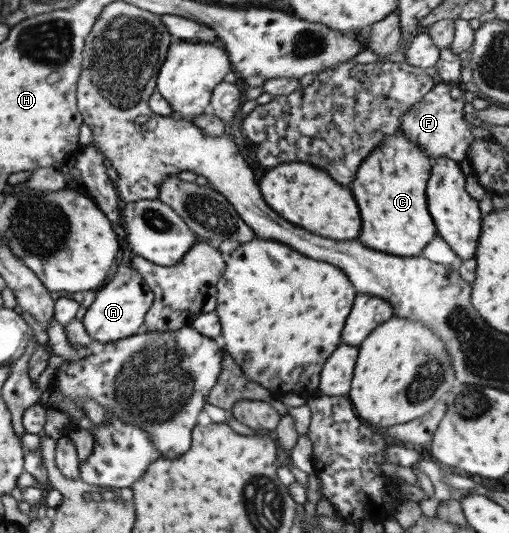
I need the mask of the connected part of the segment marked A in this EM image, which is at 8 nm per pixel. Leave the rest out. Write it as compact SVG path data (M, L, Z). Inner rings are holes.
M125 243L121 249L127 255L117 264L113 277L107 279L97 289L94 300L86 308L80 321L83 324L85 333L89 338L93 339L95 346L102 346L140 333L143 329L143 317L154 298L152 291L145 285L142 277L129 265L129 253L126 247Z

